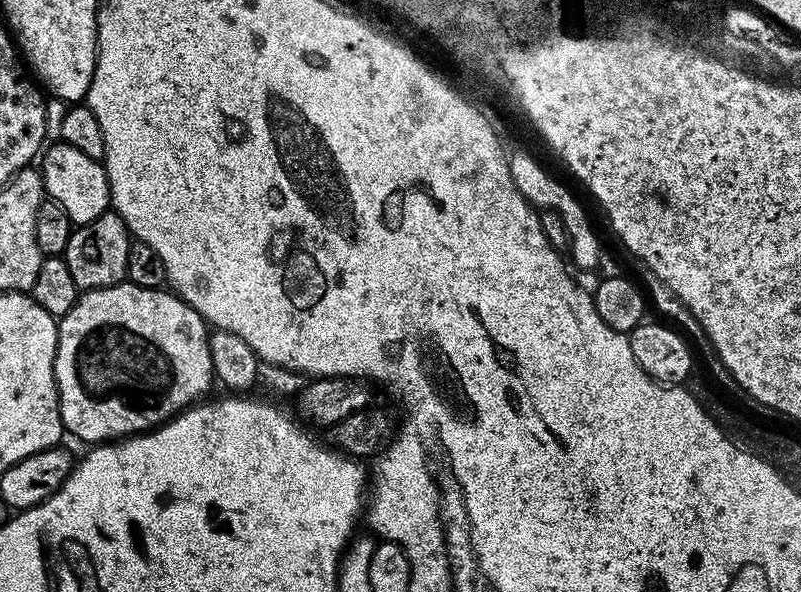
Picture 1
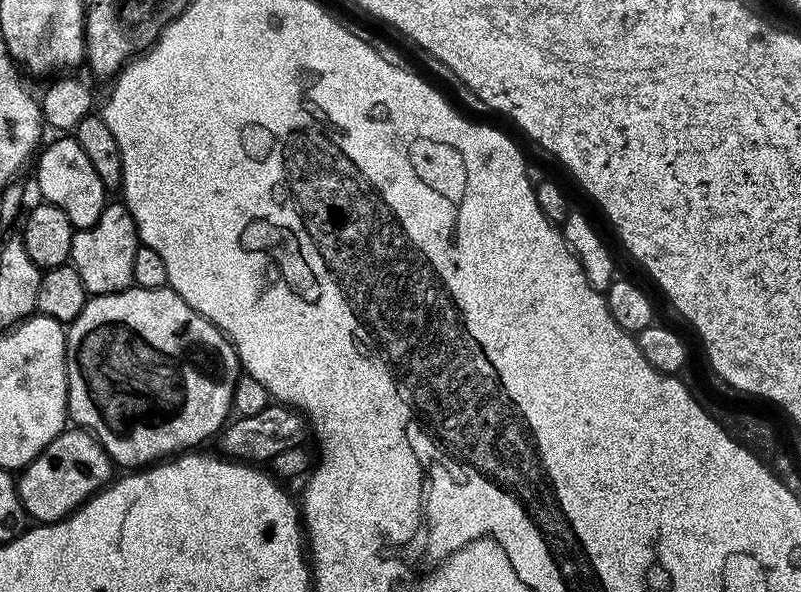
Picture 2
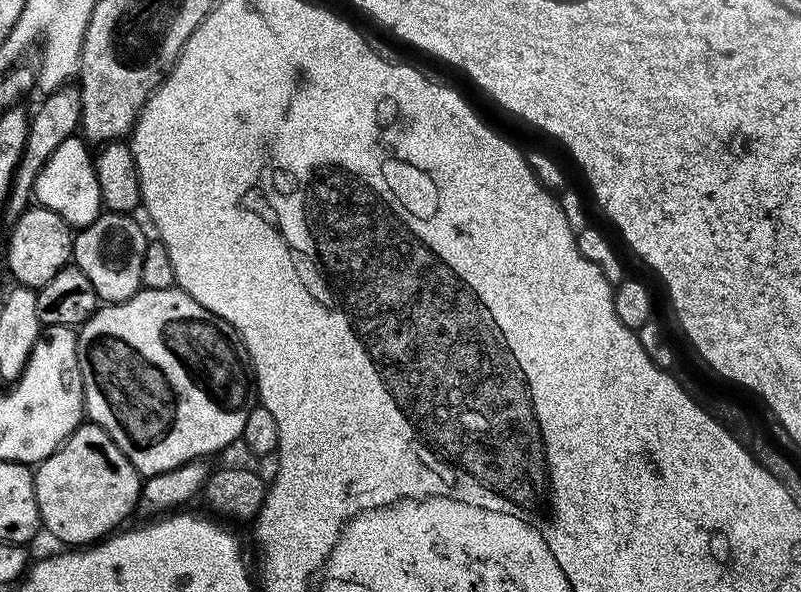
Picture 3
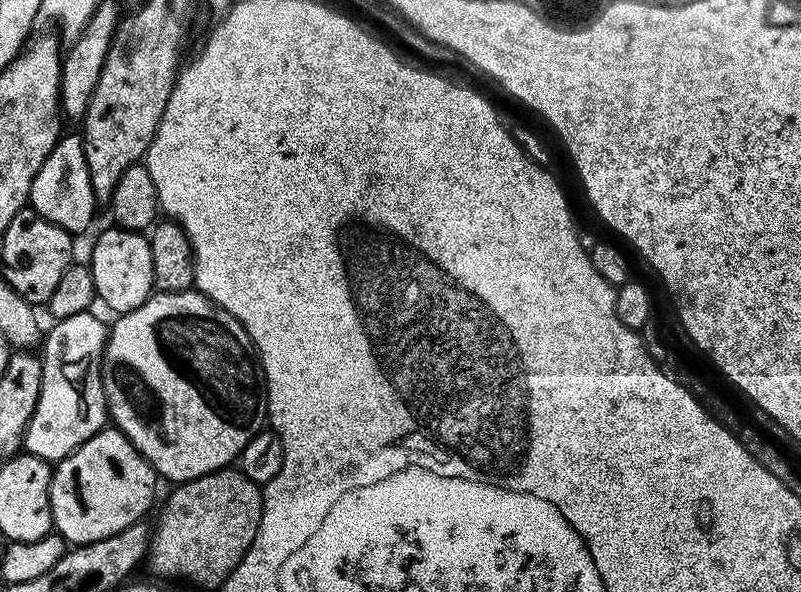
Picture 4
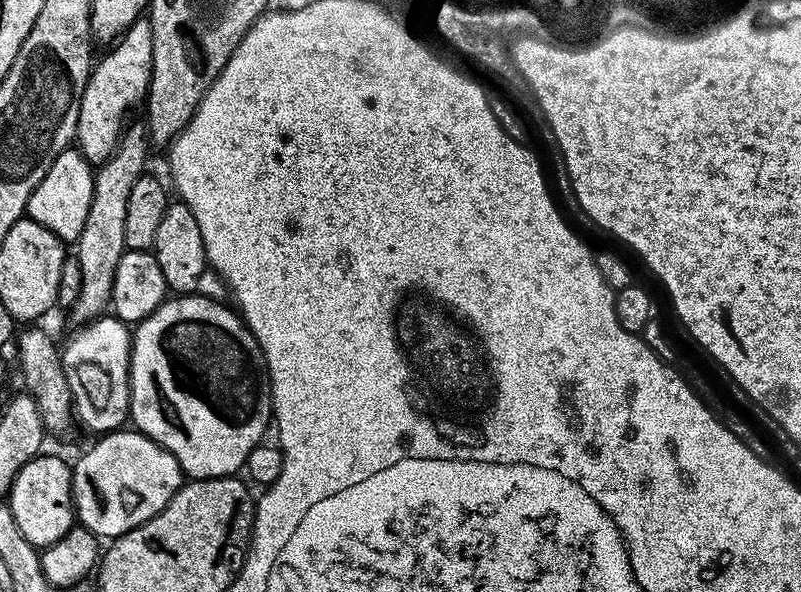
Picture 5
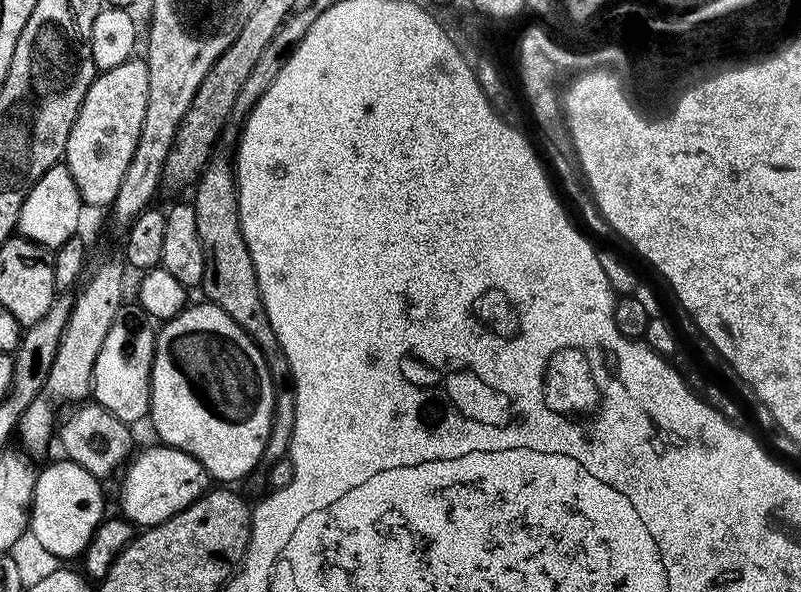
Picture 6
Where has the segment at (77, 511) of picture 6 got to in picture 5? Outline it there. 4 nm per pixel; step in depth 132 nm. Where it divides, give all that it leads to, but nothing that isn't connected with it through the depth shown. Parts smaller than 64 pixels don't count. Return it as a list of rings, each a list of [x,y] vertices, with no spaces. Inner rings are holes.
[[[35,456],[18,474],[12,483],[12,491],[6,497],[8,509],[13,512],[18,529],[28,543],[37,550],[49,548],[58,542],[74,526],[72,507],[72,470],[69,461],[60,456]]]

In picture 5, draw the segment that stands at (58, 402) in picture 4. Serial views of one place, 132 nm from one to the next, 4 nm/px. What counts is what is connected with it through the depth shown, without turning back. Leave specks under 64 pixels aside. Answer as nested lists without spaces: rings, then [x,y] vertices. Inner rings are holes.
[[[105,314],[81,327],[80,332],[67,345],[63,345],[60,357],[64,363],[64,377],[70,386],[72,407],[80,420],[95,434],[107,434],[125,427],[129,419],[128,367],[132,353],[132,332],[123,320]]]

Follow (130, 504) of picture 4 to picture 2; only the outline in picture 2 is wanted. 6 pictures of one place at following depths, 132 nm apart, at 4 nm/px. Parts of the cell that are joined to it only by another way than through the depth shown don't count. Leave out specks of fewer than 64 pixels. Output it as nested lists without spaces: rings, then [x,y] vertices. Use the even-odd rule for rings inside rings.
[[[68,426],[60,432],[37,456],[24,465],[18,476],[16,489],[25,513],[33,521],[53,524],[75,512],[81,504],[96,495],[113,479],[114,465],[108,451],[91,432]]]

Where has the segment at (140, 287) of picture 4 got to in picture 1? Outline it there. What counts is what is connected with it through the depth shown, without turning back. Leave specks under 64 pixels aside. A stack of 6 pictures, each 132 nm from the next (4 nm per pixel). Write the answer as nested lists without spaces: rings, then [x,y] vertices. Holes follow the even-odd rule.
[[[114,210],[102,213],[98,218],[94,218],[94,222],[89,224],[81,224],[75,229],[70,238],[70,242],[66,246],[63,258],[66,266],[70,266],[70,274],[74,278],[74,282],[82,290],[91,290],[94,288],[113,288],[116,284],[125,283],[128,271],[126,270],[126,262],[128,255],[132,249],[134,240],[128,231],[128,224]]]

